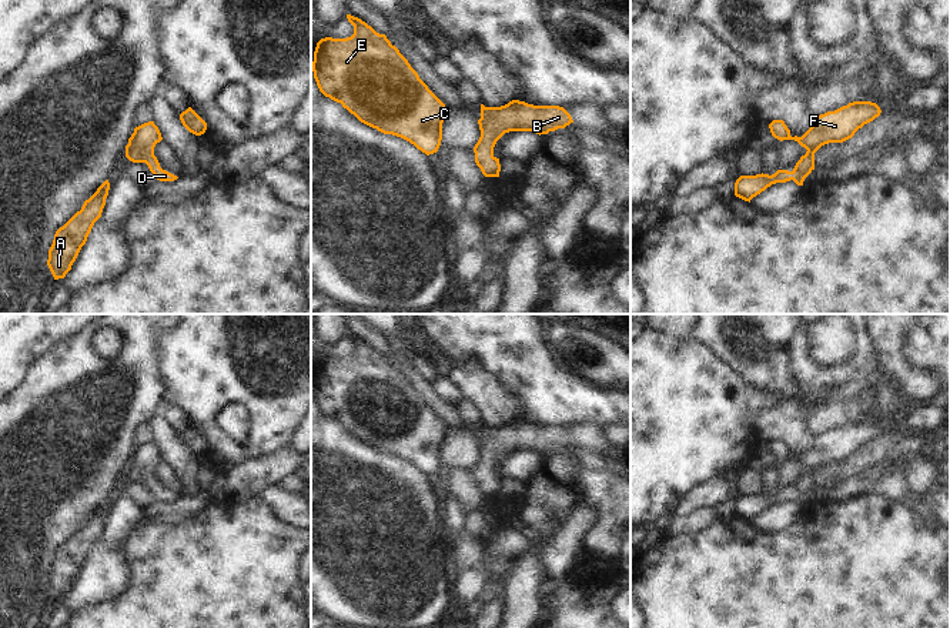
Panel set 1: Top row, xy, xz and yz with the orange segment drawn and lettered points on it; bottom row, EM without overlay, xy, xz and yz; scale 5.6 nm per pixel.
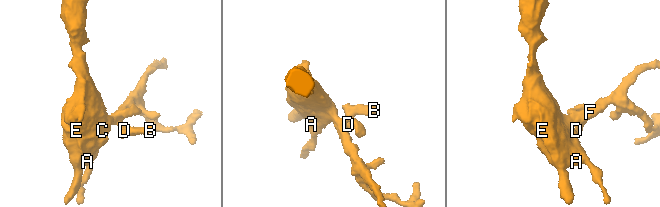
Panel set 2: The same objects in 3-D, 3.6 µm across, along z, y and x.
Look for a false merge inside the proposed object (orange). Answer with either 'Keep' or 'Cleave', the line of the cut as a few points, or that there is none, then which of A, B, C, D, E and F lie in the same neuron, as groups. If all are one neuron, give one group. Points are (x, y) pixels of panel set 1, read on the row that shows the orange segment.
Keep. No split. Groups: A B C D E F.

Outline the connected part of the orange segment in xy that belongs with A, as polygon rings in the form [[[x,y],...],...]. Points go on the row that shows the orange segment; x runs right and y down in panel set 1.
[[[106,180],[97,191],[84,201],[81,210],[56,231],[47,260],[47,265],[54,280],[64,278],[71,270],[94,223],[101,217],[108,190],[110,183]]]

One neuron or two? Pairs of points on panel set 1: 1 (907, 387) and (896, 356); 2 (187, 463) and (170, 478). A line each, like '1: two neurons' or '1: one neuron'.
1: one neuron
2: two neurons

